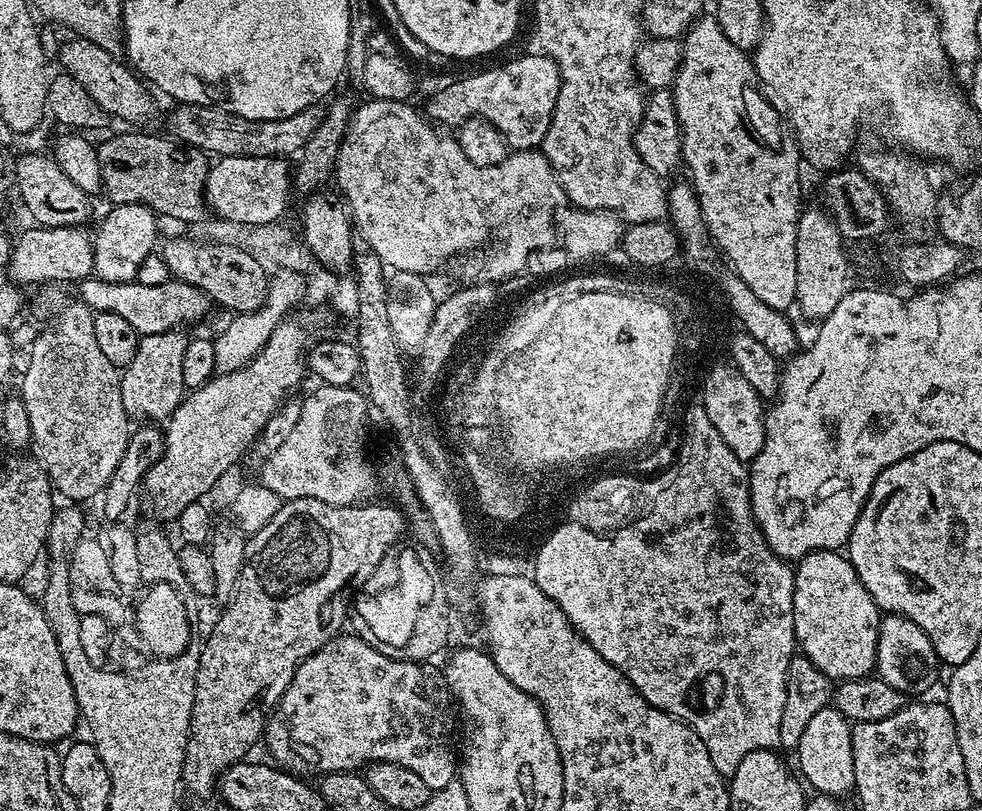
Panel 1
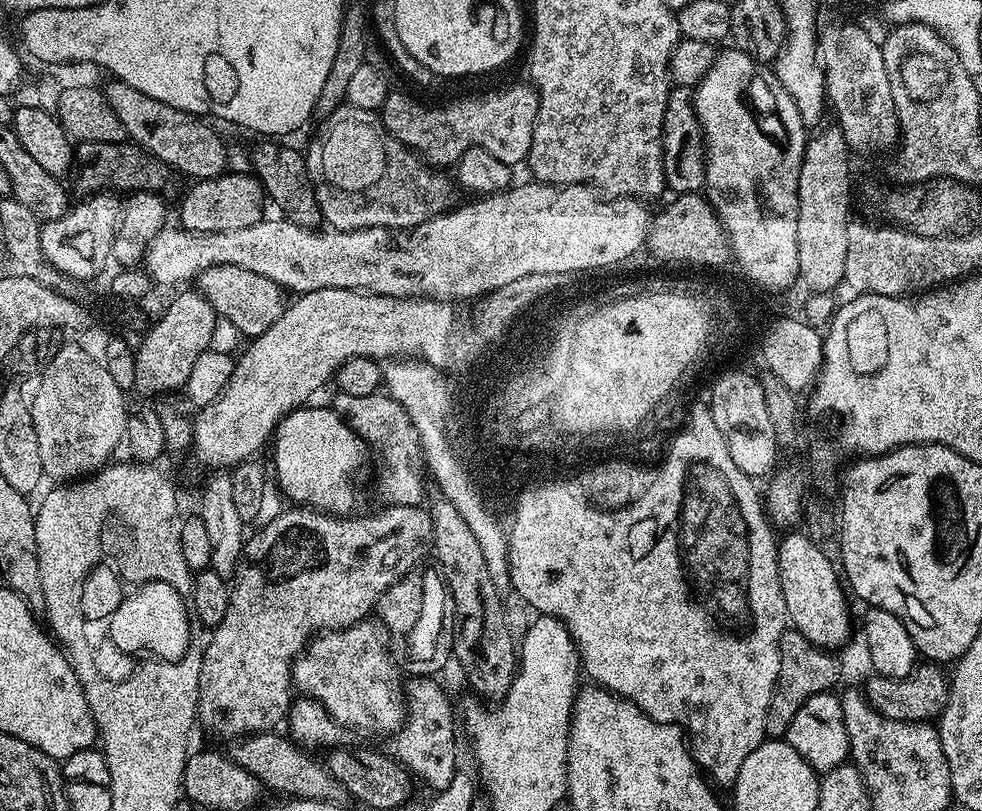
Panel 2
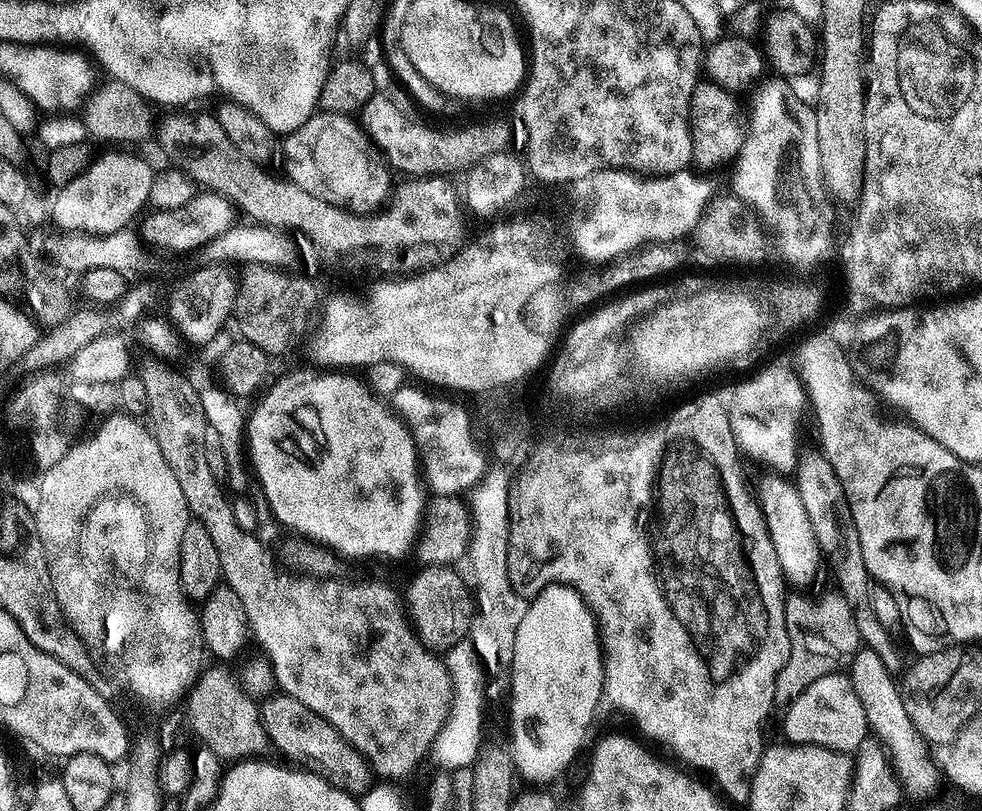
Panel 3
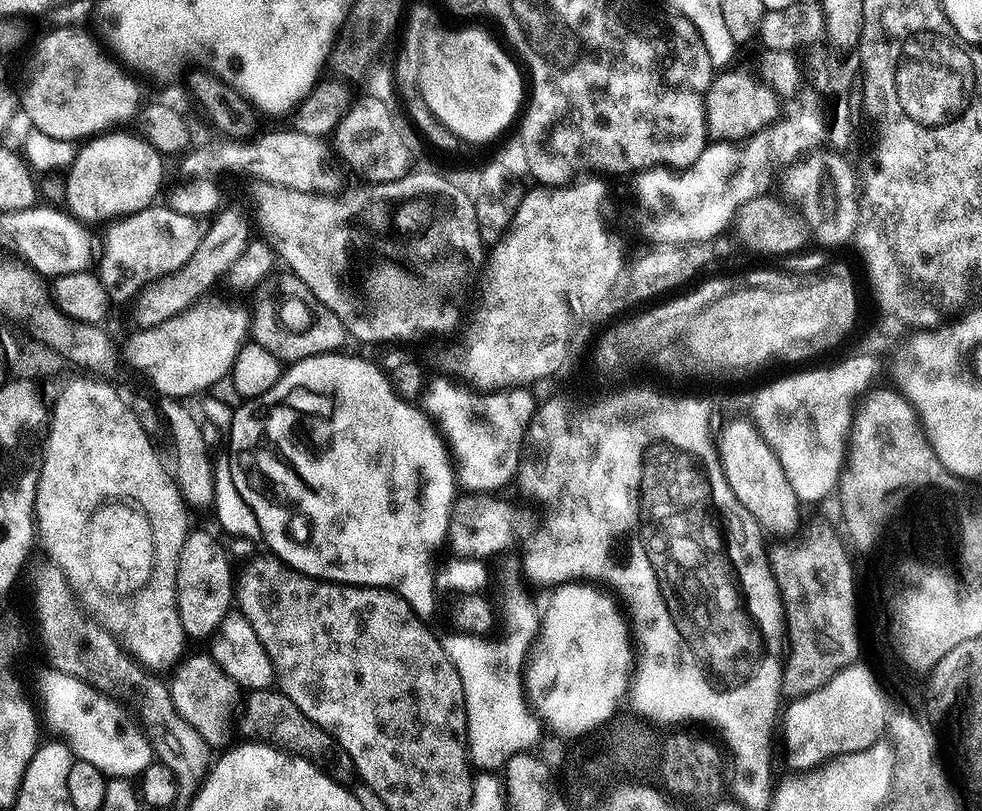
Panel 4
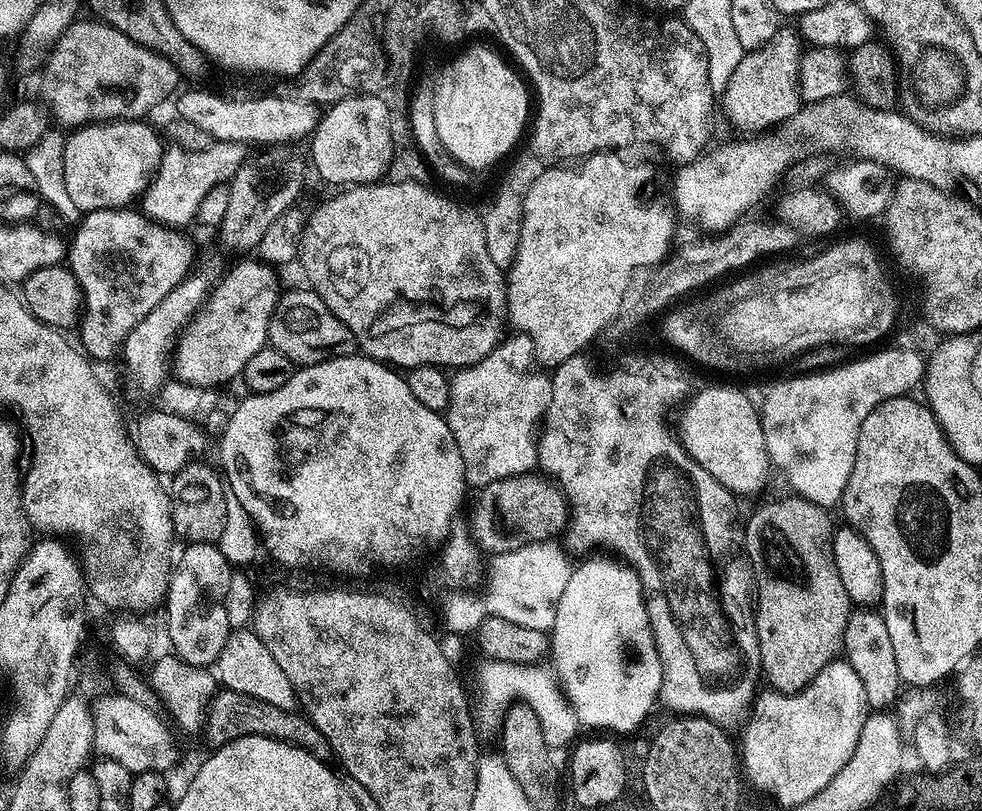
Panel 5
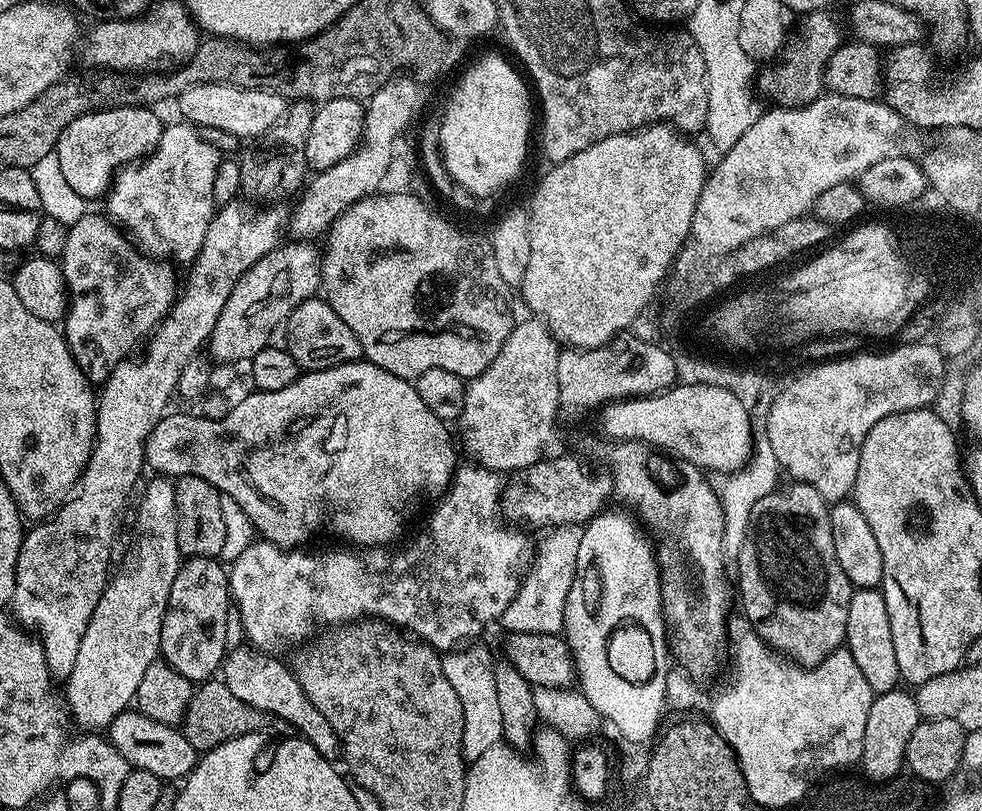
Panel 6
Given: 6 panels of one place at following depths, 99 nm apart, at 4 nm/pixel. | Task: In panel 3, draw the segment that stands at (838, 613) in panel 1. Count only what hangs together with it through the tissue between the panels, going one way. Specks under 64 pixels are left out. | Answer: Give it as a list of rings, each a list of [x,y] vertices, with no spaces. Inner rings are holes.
[[[772,478],[764,488],[764,493],[759,493],[758,503],[760,513],[764,515],[764,525],[768,528],[770,542],[774,546],[774,554],[778,558],[781,577],[793,584],[793,589],[804,590],[808,583],[816,576],[816,571],[822,568],[820,547],[810,530],[809,519],[801,504],[801,499],[796,494],[796,485],[788,478]]]

